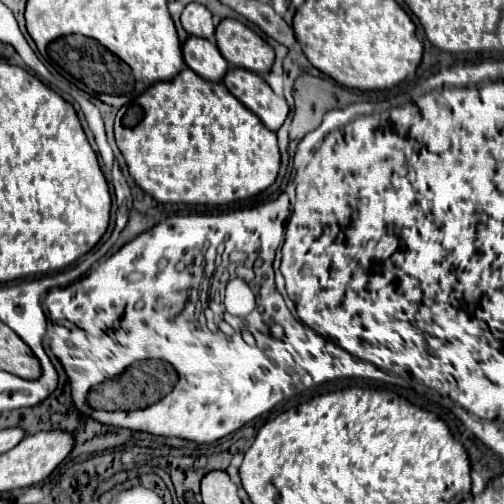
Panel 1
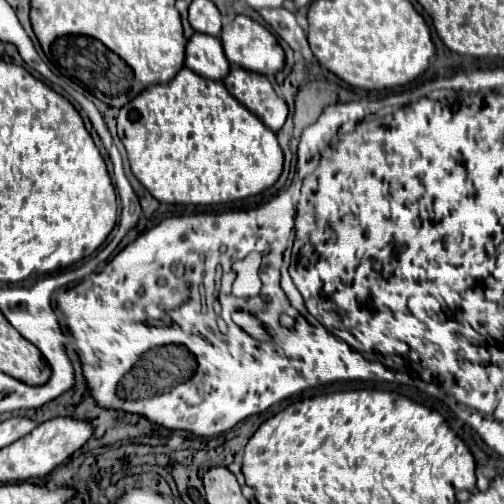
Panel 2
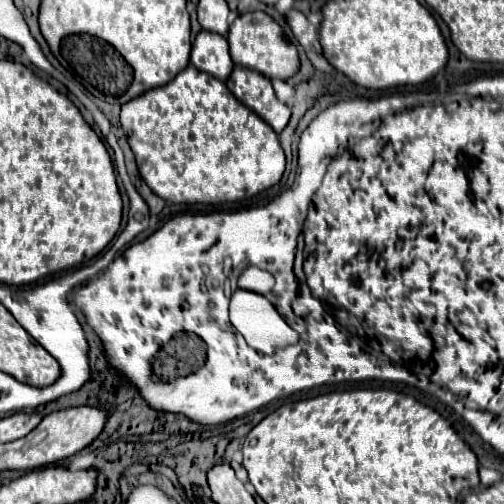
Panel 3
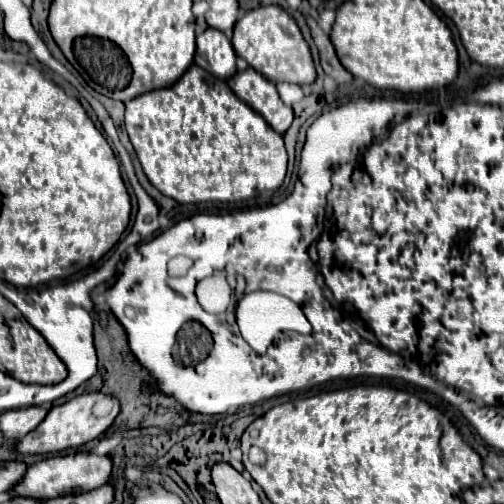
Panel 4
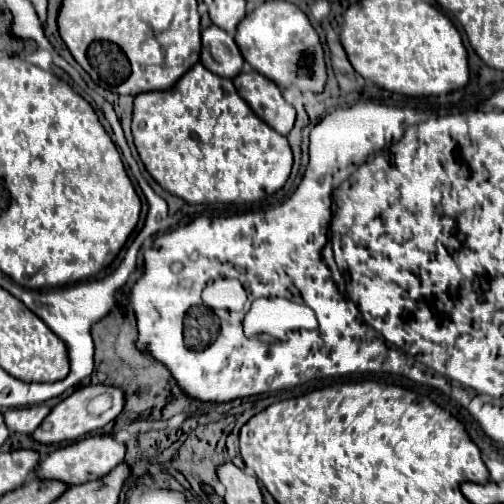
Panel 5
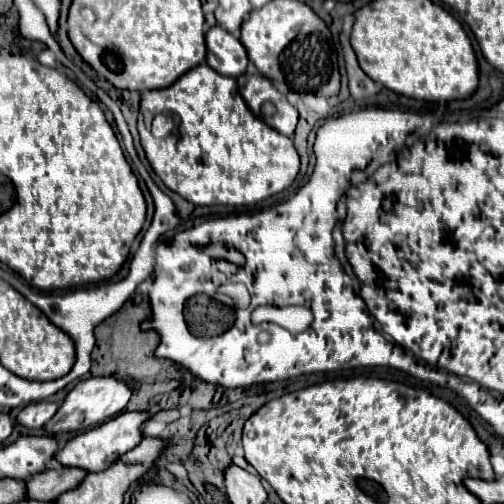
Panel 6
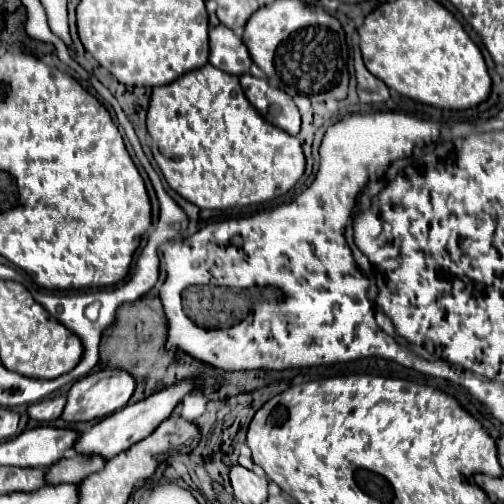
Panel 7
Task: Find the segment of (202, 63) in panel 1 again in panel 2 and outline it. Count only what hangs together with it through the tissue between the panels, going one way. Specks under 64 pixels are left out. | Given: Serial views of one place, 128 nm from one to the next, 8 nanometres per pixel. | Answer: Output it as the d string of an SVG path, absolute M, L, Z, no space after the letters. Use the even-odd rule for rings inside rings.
M194 34L186 44L186 66L210 80L224 80L230 64L224 56L220 40L204 34Z

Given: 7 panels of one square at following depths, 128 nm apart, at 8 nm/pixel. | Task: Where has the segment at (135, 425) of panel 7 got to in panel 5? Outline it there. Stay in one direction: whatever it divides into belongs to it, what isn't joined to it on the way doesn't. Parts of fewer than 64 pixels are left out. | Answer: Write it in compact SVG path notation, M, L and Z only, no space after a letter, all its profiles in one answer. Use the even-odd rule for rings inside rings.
M106 434L104 436L90 436L90 438L72 442L64 448L50 452L44 460L40 460L40 464L36 468L36 478L58 480L58 482L64 482L68 486L76 486L76 484L100 480L112 468L116 468L122 460L124 460L124 444L116 442L112 436L106 436Z

